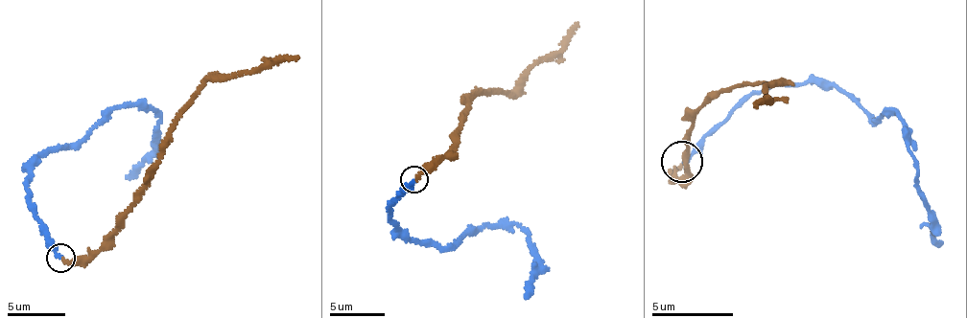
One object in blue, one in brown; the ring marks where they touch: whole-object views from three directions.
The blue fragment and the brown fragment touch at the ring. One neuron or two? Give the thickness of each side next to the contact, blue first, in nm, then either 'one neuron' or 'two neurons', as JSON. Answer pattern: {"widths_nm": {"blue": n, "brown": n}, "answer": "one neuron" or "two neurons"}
{"widths_nm": {"blue": 240, "brown": 220}, "answer": "one neuron"}

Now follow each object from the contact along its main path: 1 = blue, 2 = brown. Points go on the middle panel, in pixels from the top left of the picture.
1: (413, 180), (389, 218), (421, 242), (451, 246), (505, 223), (529, 232), (540, 267), (526, 299)
2: (416, 179), (445, 154), (468, 109), (470, 97), (515, 91), (534, 63), (564, 50), (577, 22)

